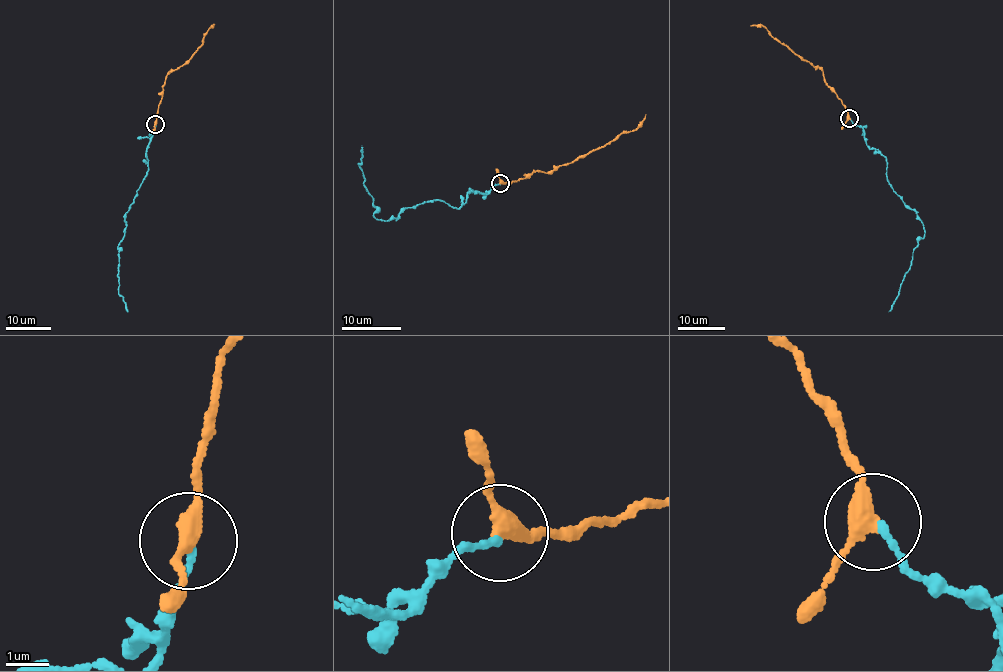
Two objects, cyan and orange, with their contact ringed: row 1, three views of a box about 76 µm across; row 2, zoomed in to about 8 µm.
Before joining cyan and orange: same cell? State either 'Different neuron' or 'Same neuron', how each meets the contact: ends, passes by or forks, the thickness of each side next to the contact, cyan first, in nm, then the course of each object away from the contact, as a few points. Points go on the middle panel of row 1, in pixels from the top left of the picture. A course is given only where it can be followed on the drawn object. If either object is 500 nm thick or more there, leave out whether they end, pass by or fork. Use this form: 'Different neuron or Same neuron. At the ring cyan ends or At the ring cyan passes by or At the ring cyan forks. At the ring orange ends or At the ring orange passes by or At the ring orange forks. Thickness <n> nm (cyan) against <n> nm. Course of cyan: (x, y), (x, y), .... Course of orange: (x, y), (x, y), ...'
Same neuron. At the ring cyan ends. At the ring orange passes by. Thickness 130 nm (cyan) against 340 nm. Course of cyan: (500, 183), (486, 194), (471, 190), (457, 208), (432, 199), (397, 218), (375, 218), (358, 164), (361, 145). Course of orange: (500, 182), (511, 183), (534, 171), (550, 170), (583, 156), (635, 129), (646, 114)

